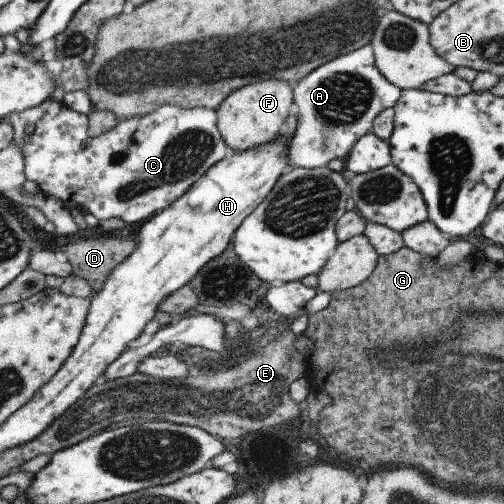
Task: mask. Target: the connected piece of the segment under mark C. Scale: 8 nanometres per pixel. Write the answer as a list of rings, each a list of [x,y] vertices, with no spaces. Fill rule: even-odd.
[[[52,97],[36,108],[25,110],[25,112],[15,112],[8,120],[13,124],[13,128],[15,128],[14,144],[23,146],[23,154],[25,154],[25,159],[27,160],[25,174],[29,181],[36,183],[44,194],[52,196],[52,198],[57,196],[67,208],[73,206],[80,211],[90,213],[97,220],[117,218],[122,220],[127,226],[131,224],[141,224],[141,222],[147,223],[157,214],[168,210],[199,181],[199,178],[202,178],[215,164],[225,160],[231,152],[231,149],[226,145],[219,131],[218,112],[206,107],[189,109],[176,105],[161,106],[161,108],[157,108],[157,110],[151,112],[151,114],[141,114],[141,116],[133,116],[133,118],[121,120],[115,129],[110,132],[105,132],[105,134],[101,134],[101,136],[97,136],[97,138],[91,138],[91,134],[89,134],[89,116],[75,112],[73,108],[65,106],[65,104],[59,102],[59,100],[56,102]],[[26,125],[34,125],[35,130],[31,136],[25,132]]]

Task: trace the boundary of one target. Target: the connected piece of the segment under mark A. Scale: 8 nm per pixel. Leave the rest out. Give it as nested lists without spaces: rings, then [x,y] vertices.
[[[369,43],[319,66],[319,70],[313,70],[294,89],[294,103],[298,107],[298,126],[290,144],[289,166],[313,170],[325,168],[327,163],[333,159],[343,161],[349,156],[353,147],[371,132],[375,116],[395,105],[400,92],[383,78],[379,70],[376,70],[373,48]]]

